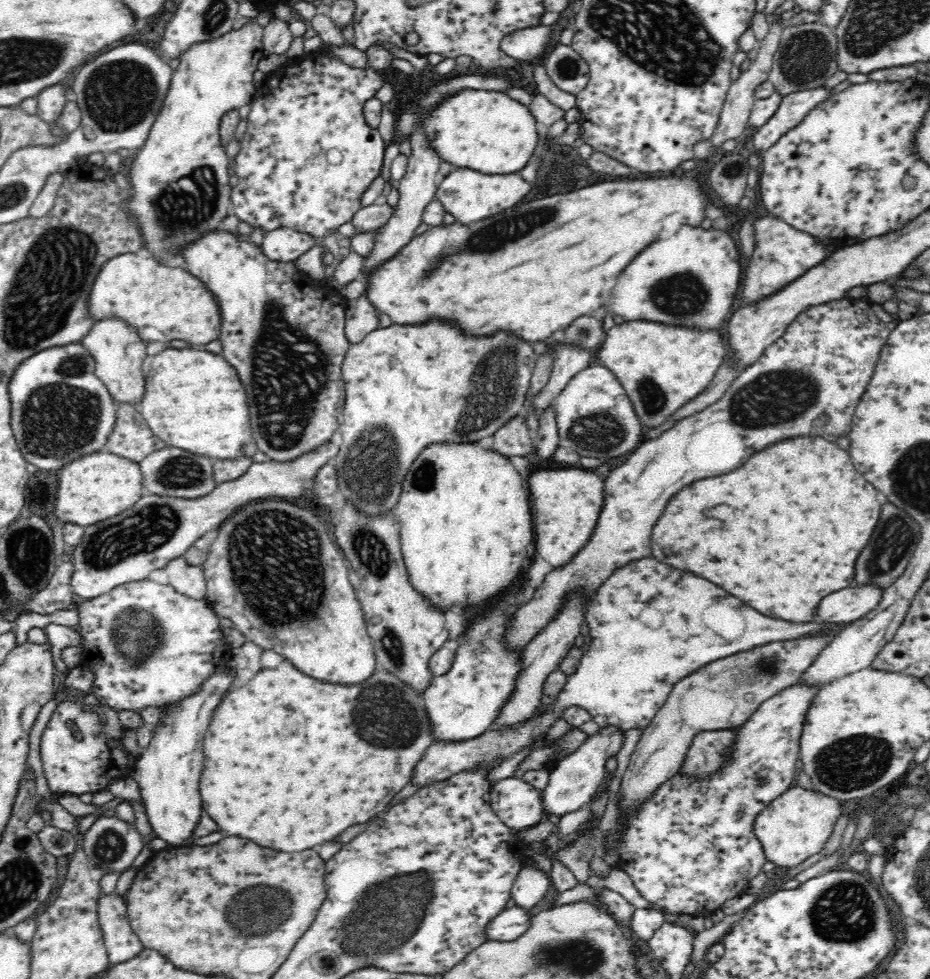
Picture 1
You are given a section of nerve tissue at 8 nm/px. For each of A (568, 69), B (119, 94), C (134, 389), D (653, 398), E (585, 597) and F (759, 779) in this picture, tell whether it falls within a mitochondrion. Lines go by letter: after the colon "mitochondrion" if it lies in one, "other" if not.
A: mitochondrion
B: mitochondrion
C: other
D: mitochondrion
E: other
F: mitochondrion

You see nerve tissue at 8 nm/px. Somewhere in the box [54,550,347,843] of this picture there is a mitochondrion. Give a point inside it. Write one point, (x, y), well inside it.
(138, 636)

